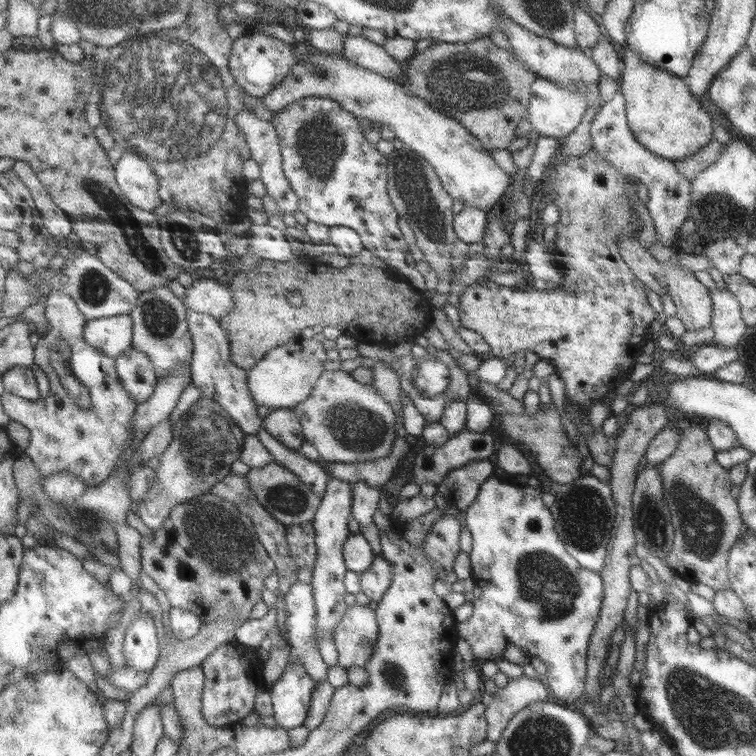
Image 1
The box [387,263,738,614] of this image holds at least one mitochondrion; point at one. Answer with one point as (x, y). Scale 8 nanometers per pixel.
(703, 525)

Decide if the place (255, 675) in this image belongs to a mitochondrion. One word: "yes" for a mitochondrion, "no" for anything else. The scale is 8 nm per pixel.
no

